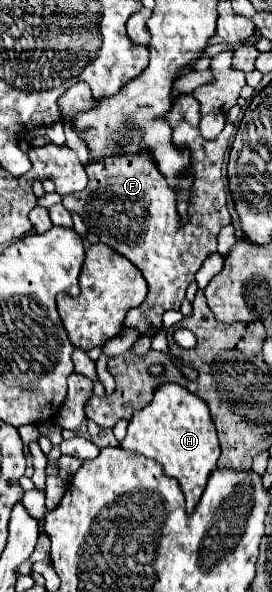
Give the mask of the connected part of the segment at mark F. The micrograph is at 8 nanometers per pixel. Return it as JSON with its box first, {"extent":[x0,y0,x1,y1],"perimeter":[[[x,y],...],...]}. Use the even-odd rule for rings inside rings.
{"extent":[63,95,235,337],"perimeter":[[[179,95],[167,119],[173,127],[173,141],[179,147],[189,147],[193,161],[191,169],[195,175],[195,185],[193,201],[189,205],[189,221],[185,225],[181,225],[177,215],[175,193],[147,153],[119,155],[107,161],[89,163],[85,167],[89,185],[81,193],[63,197],[65,209],[77,213],[101,243],[113,247],[143,273],[149,285],[149,295],[137,311],[129,311],[125,317],[125,329],[137,329],[139,337],[145,337],[151,329],[153,335],[163,331],[161,315],[169,309],[179,311],[187,285],[195,279],[195,273],[203,261],[217,251],[219,231],[231,223],[225,205],[221,167],[225,149],[235,133],[235,125],[226,123],[214,141],[203,139],[199,133],[199,101],[193,99],[193,95]]]}

